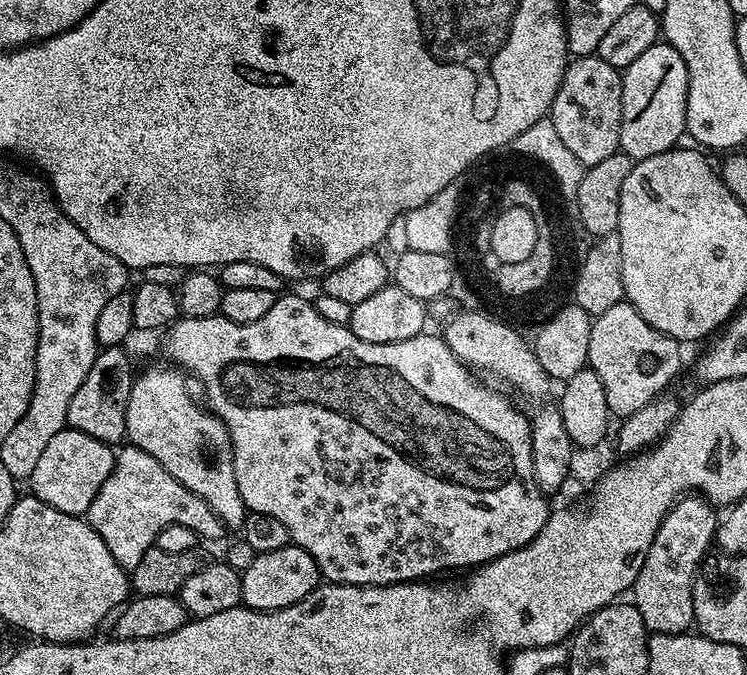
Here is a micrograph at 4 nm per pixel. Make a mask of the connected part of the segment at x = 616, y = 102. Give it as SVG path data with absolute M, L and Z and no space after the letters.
M595 54L577 56L569 59L567 68L562 74L562 82L558 86L558 94L554 94L554 102L550 119L554 122L554 130L558 130L558 138L578 162L585 168L598 166L598 162L610 158L610 154L620 151L620 127L622 126L622 82L621 69L610 66L610 62L602 62L602 58Z

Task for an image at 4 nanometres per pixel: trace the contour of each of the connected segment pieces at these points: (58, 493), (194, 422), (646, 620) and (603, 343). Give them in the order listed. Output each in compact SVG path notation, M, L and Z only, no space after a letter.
M65 426L58 434L54 434L54 438L50 438L44 453L34 466L30 481L31 495L46 502L46 506L54 506L54 510L62 510L62 514L83 517L90 502L94 502L102 482L110 478L115 461L113 445L98 442L98 438L90 438L90 434L82 434Z
M133 379L126 406L127 439L131 447L146 450L150 458L158 458L164 469L174 474L174 478L178 478L178 482L182 482L186 490L198 494L198 498L202 498L202 502L206 502L206 506L210 506L210 510L218 514L225 529L238 530L244 525L244 519L249 511L242 502L242 494L238 490L238 478L234 478L234 454L228 428L203 403L190 402L186 394L194 394L193 389L178 386L176 392L168 396L170 400L164 400L164 384L139 384Z
M688 494L683 498L676 501L676 505L668 511L666 518L662 518L662 526L658 530L658 534L654 534L654 542L650 542L650 550L646 554L646 562L642 562L642 570L638 570L638 578L631 586L631 595L634 597L634 603L638 614L642 614L642 622L648 627L649 633L657 636L678 636L687 633L694 624L694 582L698 579L698 572L696 572L696 563L703 558L708 552L708 547L713 547L714 537L718 527L718 515L716 516L717 509L713 507L709 501L705 500L703 496L699 494Z
M630 303L615 304L595 317L590 330L587 367L602 378L609 413L616 418L632 416L661 395L680 372L680 348L681 341L650 326Z

